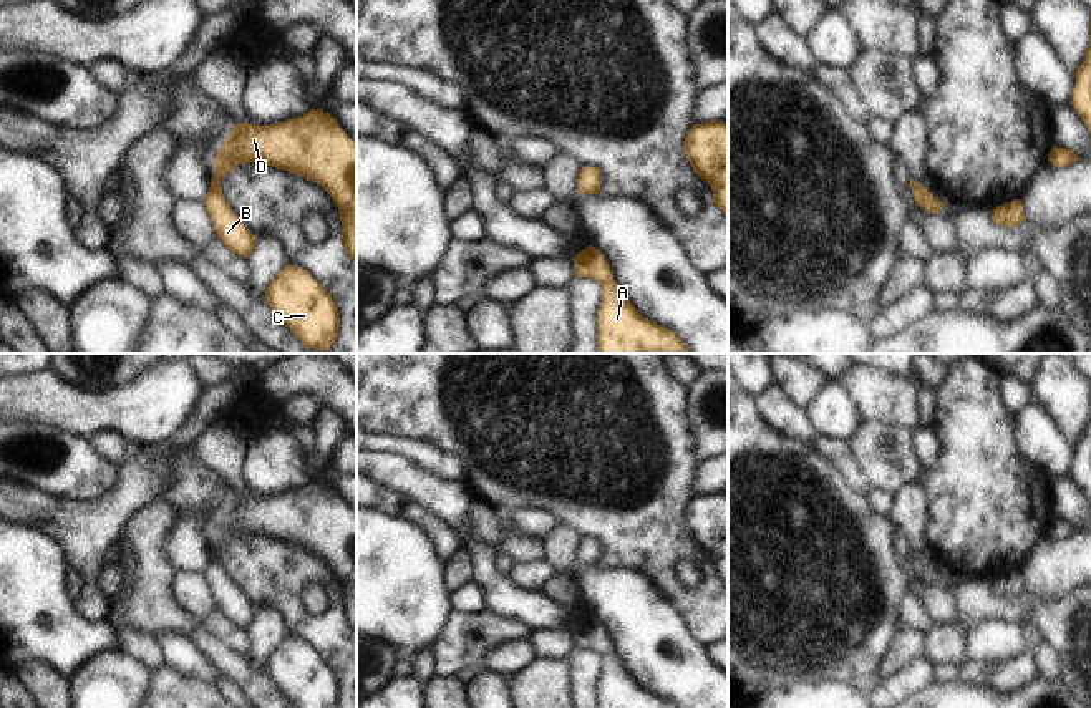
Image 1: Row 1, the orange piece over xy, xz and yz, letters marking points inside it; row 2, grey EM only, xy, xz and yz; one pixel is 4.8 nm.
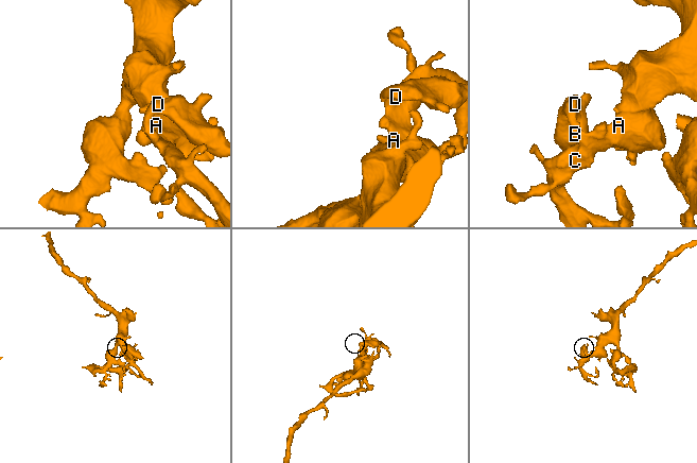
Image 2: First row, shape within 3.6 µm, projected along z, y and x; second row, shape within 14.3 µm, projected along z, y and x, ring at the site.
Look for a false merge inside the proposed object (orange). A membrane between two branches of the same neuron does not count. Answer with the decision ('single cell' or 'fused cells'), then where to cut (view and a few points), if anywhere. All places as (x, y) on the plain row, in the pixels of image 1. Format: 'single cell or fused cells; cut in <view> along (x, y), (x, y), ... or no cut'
single cell; no cut

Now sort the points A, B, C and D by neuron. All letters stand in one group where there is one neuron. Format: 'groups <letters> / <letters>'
groups A B C D

